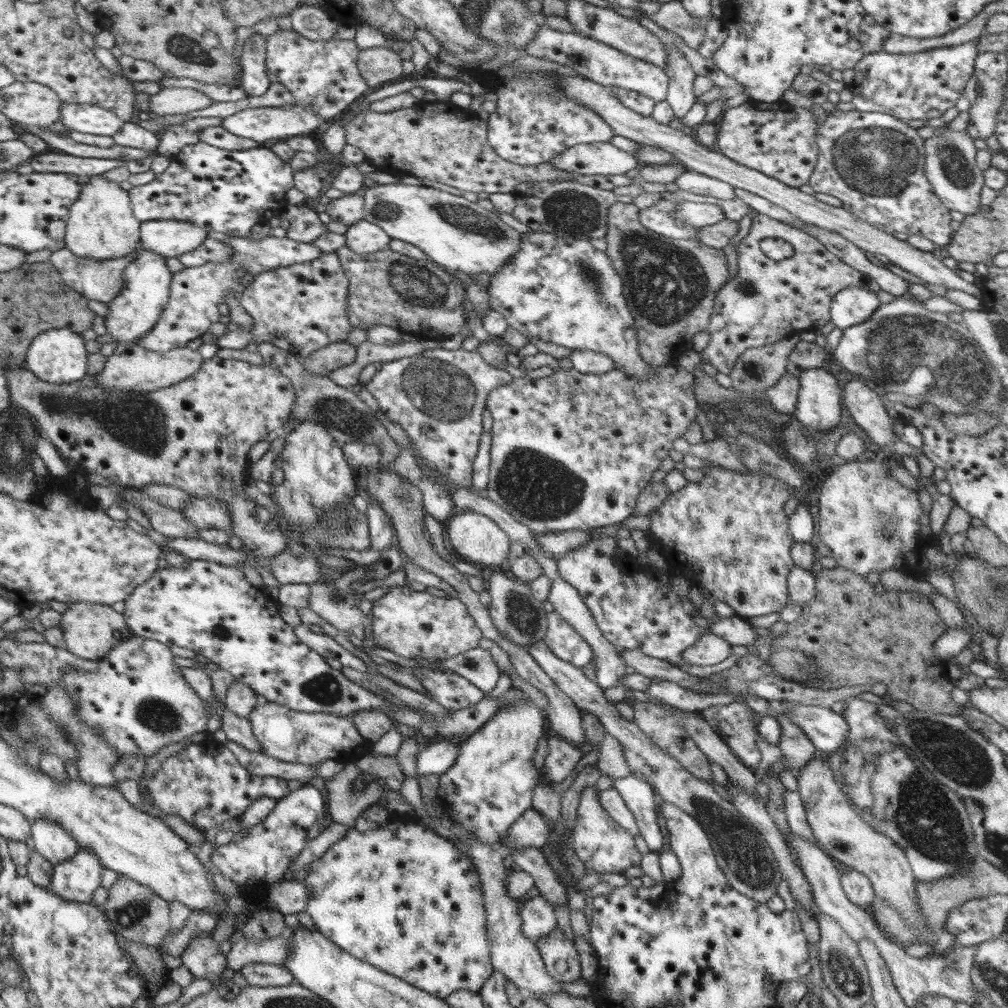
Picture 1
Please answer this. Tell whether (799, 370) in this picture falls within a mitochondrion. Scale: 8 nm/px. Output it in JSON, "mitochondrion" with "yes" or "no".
{"mitochondrion":"no"}

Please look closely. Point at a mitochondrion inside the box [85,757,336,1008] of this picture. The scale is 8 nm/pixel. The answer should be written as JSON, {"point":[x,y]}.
{"point":[132,913]}

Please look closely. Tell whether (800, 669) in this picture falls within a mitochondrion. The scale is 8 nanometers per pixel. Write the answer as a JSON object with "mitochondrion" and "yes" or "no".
{"mitochondrion":"yes"}

